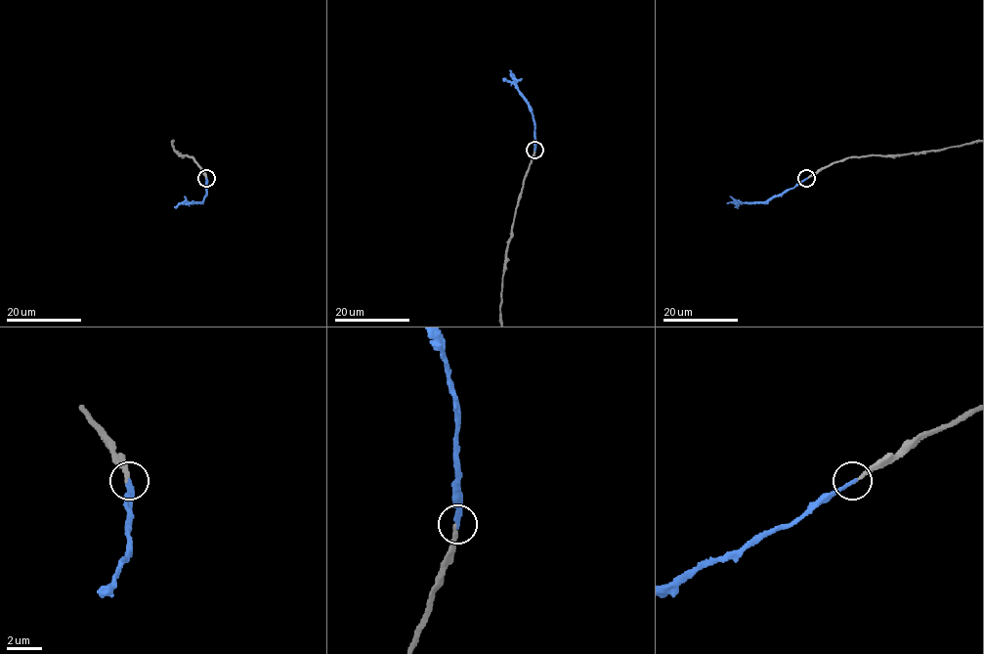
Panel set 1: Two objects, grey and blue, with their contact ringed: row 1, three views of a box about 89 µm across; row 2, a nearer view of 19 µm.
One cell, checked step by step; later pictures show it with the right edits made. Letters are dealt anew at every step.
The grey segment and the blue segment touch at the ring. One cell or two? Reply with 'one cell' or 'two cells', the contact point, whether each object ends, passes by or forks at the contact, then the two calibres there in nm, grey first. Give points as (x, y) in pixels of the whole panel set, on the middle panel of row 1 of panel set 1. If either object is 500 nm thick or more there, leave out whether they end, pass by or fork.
one cell | (534, 150) | grey ends | blue ends | 200/240 nm

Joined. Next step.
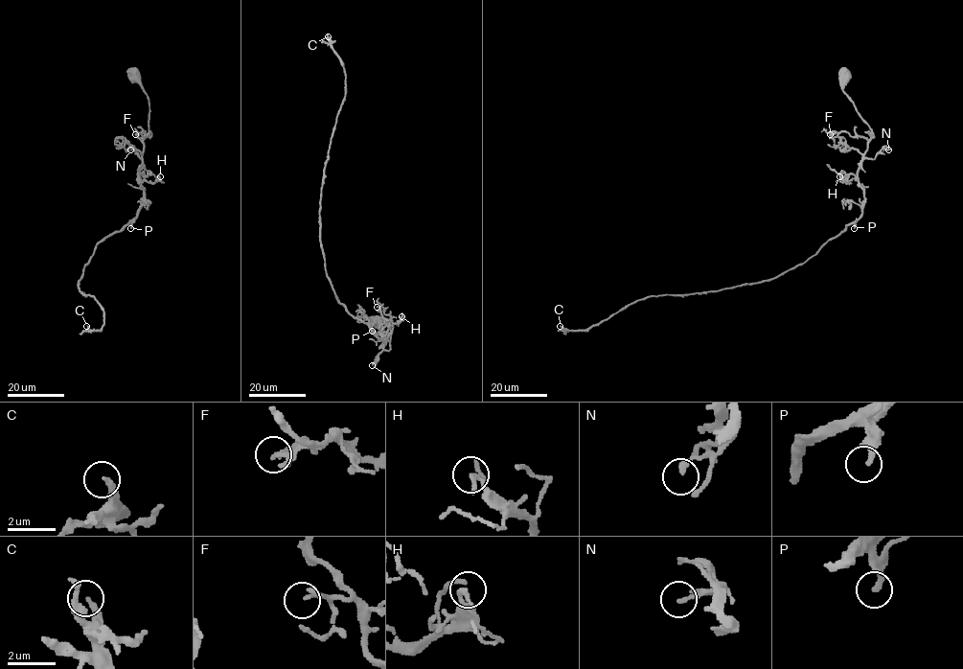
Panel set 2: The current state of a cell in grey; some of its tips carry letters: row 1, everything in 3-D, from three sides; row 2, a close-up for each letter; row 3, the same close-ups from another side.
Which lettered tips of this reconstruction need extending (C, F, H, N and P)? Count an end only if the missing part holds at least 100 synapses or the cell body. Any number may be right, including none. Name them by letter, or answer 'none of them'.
C

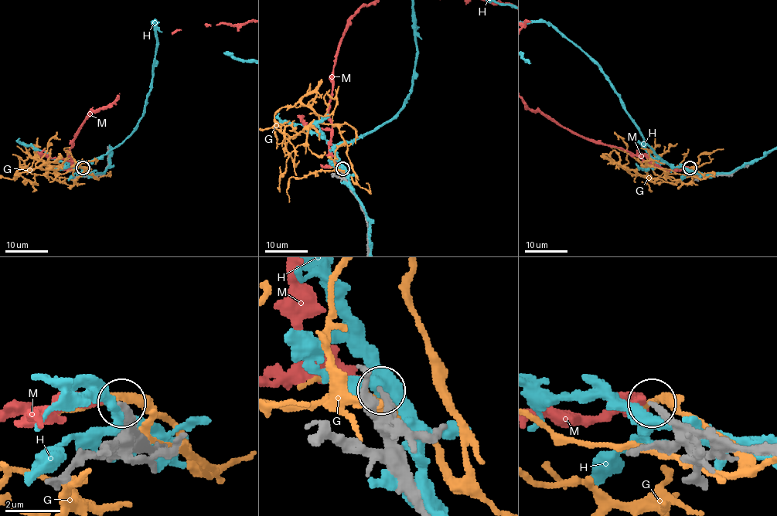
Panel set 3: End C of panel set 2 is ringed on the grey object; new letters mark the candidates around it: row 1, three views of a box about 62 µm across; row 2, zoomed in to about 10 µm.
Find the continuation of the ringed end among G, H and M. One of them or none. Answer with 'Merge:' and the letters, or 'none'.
Merge: none

